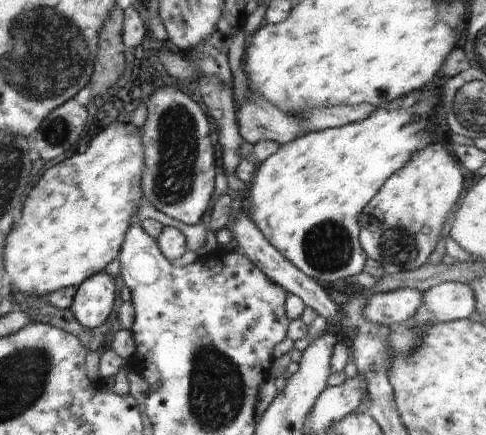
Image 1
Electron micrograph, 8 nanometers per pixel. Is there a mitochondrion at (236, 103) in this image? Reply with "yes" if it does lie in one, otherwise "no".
no

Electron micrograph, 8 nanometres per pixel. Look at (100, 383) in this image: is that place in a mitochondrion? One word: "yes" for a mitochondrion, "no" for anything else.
no

